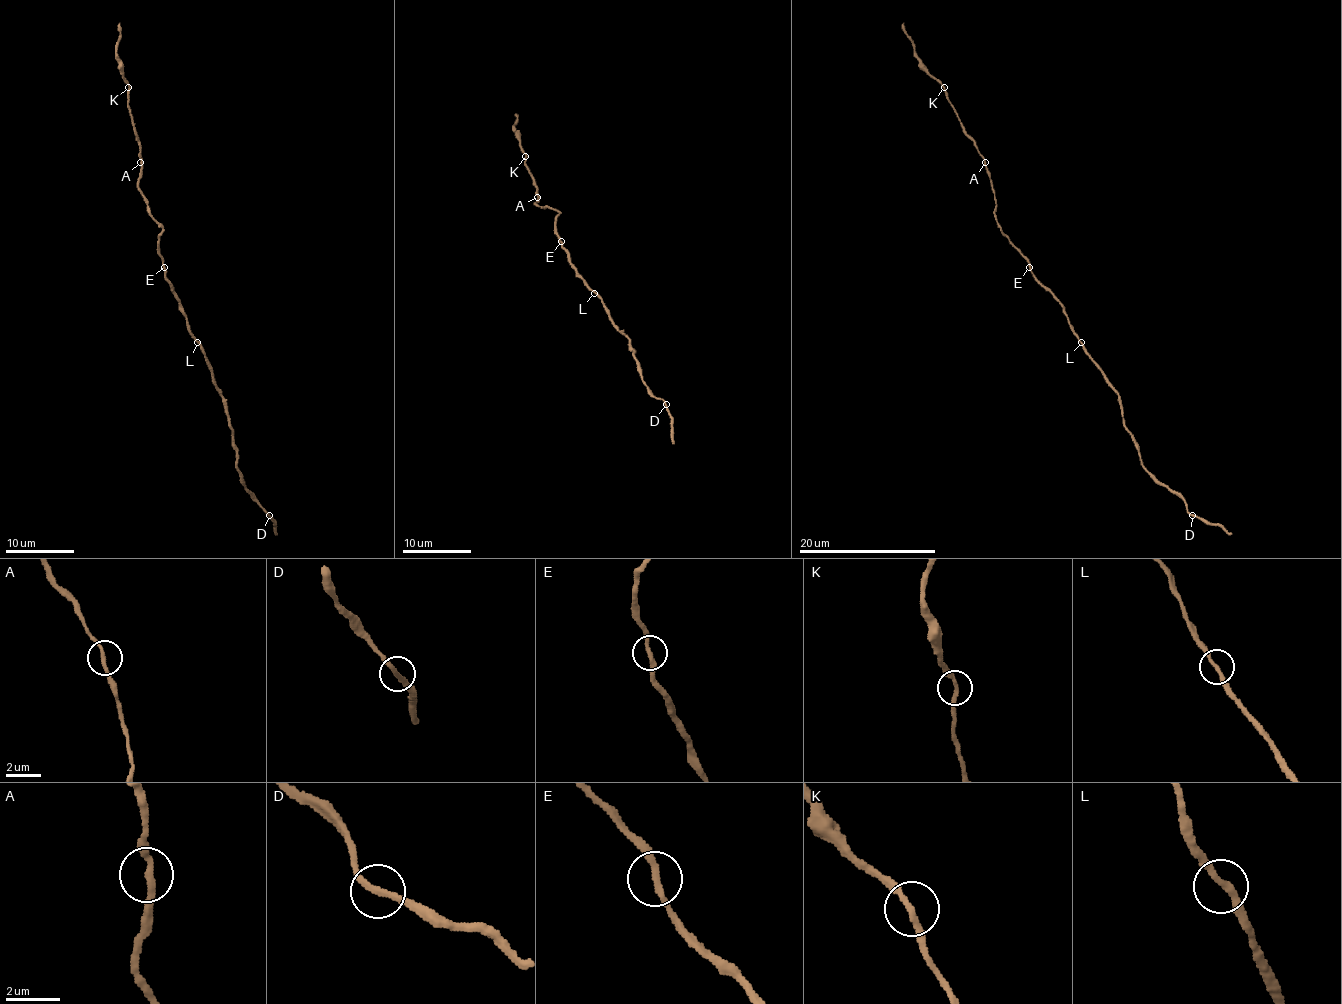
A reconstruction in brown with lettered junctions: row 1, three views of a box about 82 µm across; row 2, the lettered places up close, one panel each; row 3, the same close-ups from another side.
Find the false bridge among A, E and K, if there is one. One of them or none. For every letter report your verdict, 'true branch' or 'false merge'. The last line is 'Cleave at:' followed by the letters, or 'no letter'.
A: true branch
E: true branch
K: true branch
Cleave at: no letter

